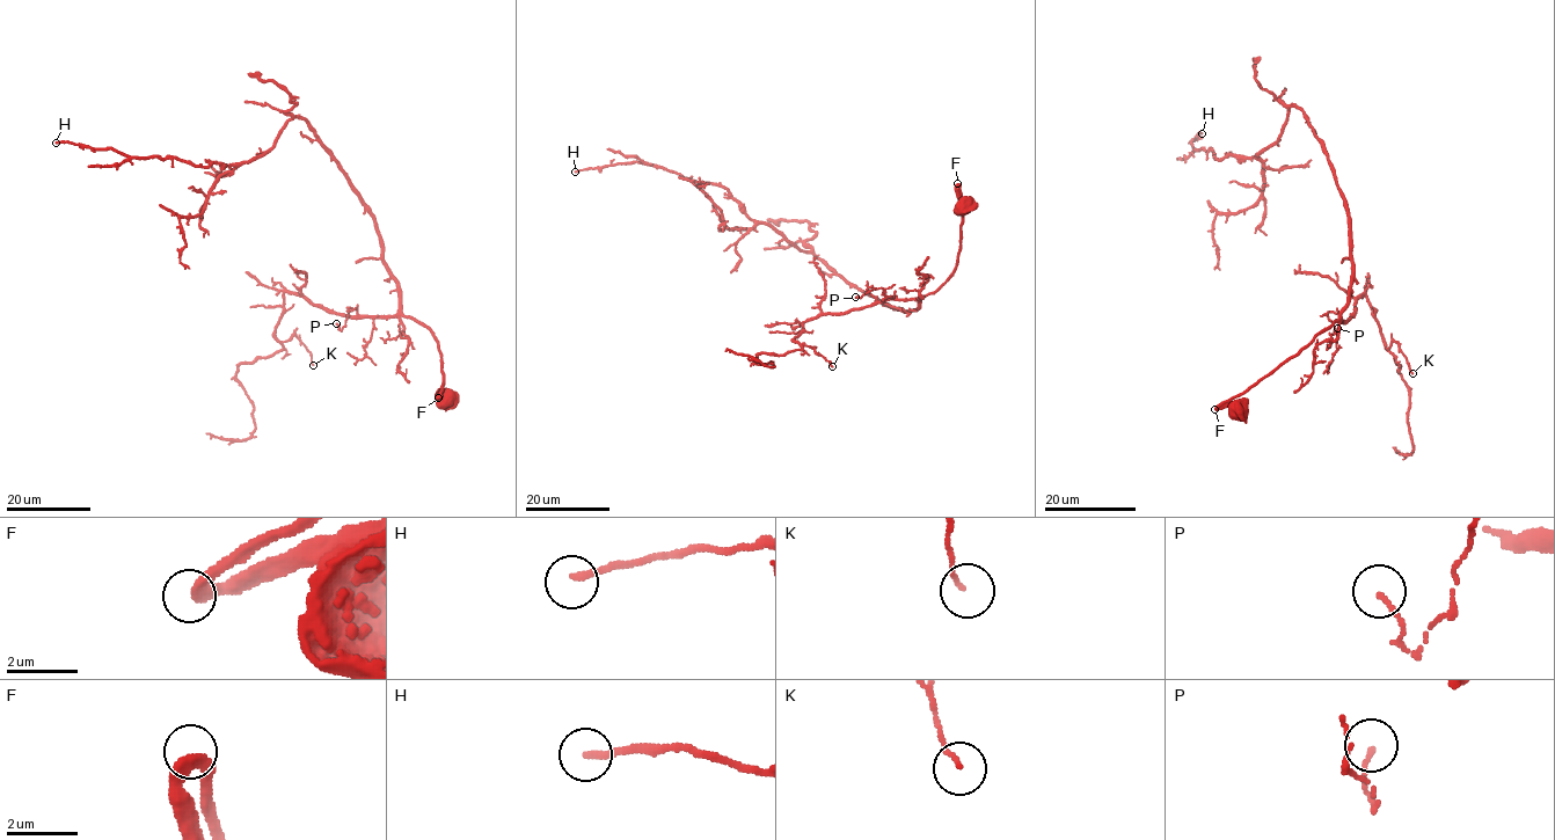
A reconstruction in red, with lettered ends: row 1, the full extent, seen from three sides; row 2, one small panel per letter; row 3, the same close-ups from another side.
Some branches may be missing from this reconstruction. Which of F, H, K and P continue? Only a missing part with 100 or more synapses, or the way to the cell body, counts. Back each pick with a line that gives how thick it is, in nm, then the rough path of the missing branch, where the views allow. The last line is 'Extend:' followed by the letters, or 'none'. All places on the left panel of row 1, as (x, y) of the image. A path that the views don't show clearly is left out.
Extend: none

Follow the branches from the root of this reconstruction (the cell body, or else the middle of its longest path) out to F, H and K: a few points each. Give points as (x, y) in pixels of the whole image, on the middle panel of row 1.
F: (962, 204), (957, 183)
H: (962, 204), (955, 270), (915, 309), (904, 311), (754, 223), (720, 185), (639, 161), (575, 172)
K: (962, 204), (957, 264), (934, 292), (803, 322), (795, 340), (832, 366)

